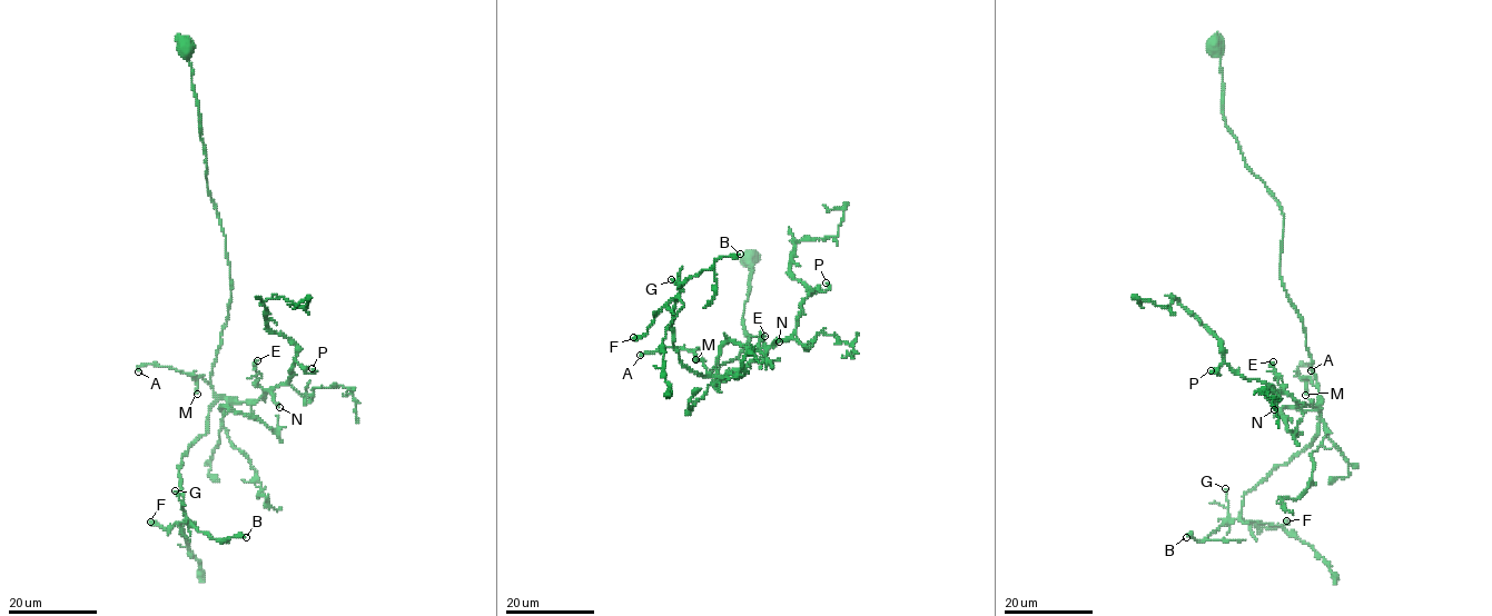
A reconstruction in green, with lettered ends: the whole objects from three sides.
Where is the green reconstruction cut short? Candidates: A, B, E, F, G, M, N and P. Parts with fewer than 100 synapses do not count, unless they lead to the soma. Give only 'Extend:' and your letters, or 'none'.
Extend: B

